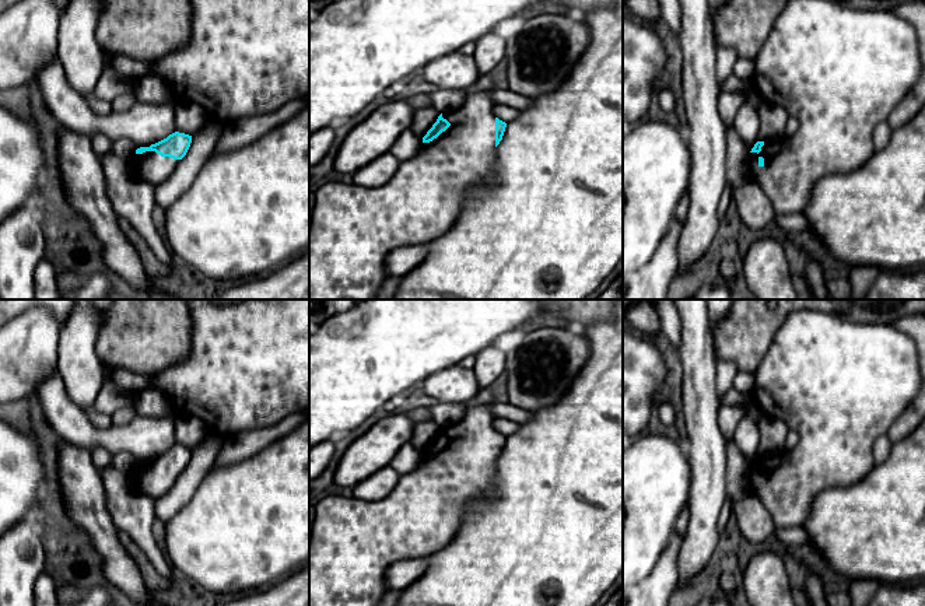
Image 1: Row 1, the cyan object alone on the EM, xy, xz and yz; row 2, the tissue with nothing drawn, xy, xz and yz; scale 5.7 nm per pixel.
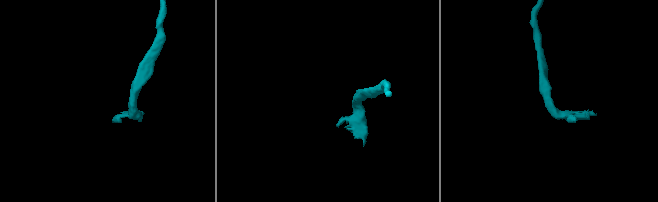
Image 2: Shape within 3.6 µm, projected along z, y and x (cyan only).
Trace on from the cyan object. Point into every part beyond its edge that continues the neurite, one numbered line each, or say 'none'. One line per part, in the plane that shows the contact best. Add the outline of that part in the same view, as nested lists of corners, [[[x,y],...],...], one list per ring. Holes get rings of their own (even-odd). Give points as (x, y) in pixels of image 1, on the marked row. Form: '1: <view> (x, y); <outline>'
1: yz (840, 70); [[[791,0],[754,59],[753,76],[761,99],[771,99],[799,120],[799,130],[792,137],[765,141],[758,154],[749,154],[750,176],[760,183],[775,214],[802,213],[820,178],[863,167],[875,151],[875,127],[889,119],[915,85],[922,69],[917,32],[894,11],[859,10],[835,0]]]

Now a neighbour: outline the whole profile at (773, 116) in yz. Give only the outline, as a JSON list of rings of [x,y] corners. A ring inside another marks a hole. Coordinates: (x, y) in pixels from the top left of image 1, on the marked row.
[[[761,99],[757,109],[761,120],[758,141],[765,143],[785,137],[784,130],[789,118],[785,108],[771,99]]]

